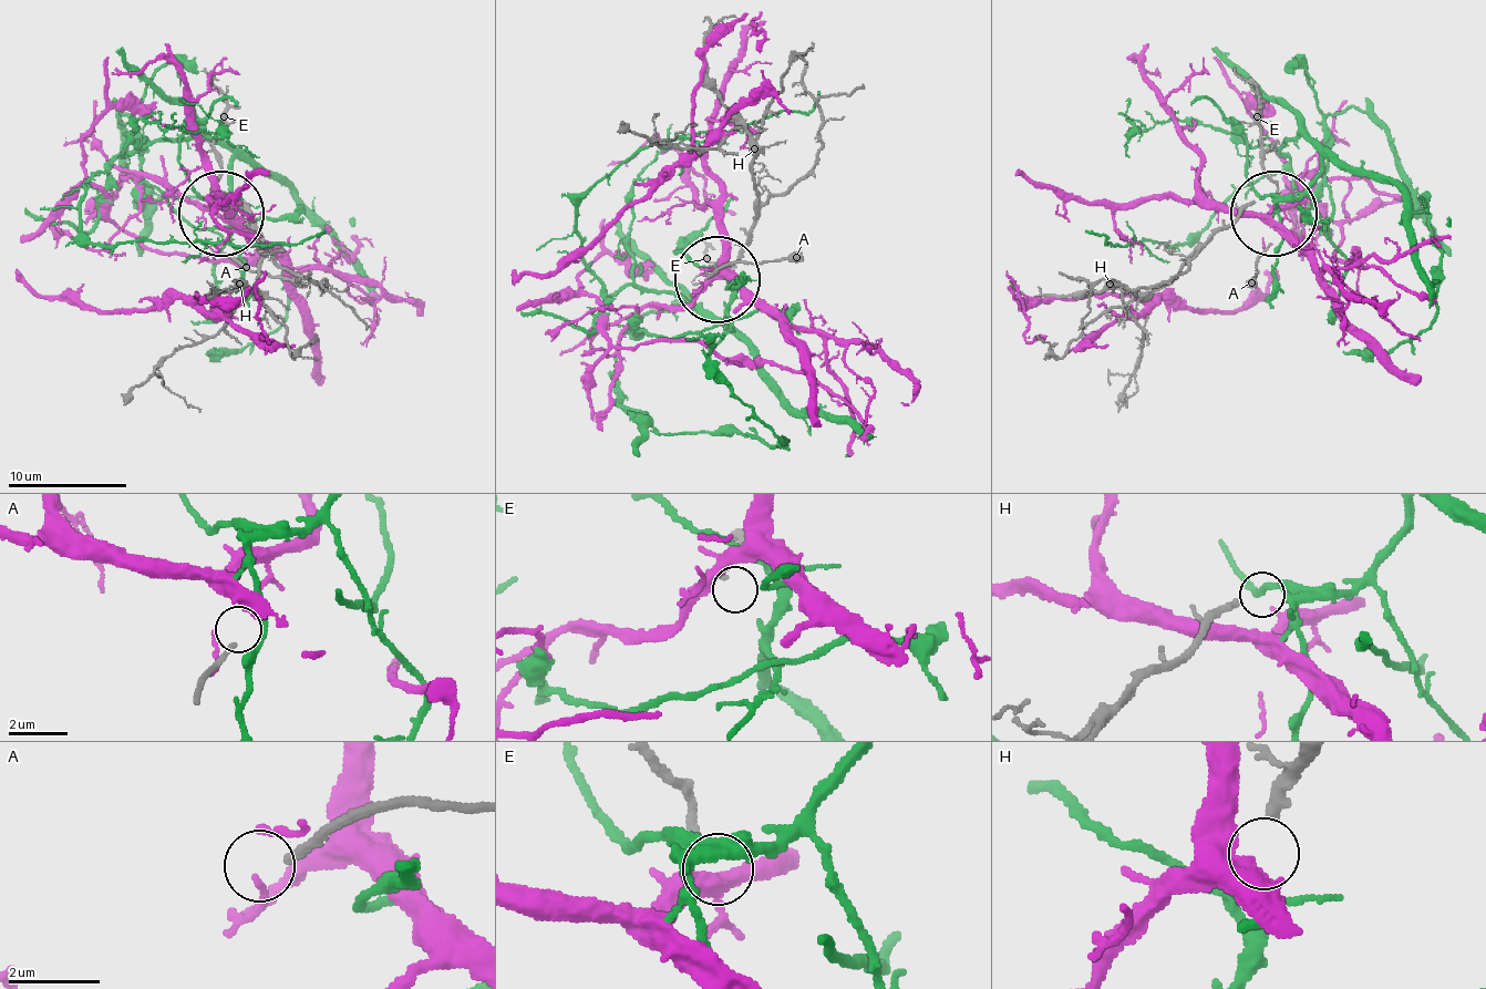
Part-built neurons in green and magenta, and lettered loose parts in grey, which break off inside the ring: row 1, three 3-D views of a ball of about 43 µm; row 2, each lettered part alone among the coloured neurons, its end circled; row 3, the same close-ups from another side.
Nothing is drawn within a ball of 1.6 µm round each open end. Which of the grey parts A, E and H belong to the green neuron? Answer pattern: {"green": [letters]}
{"green": ["H"]}

